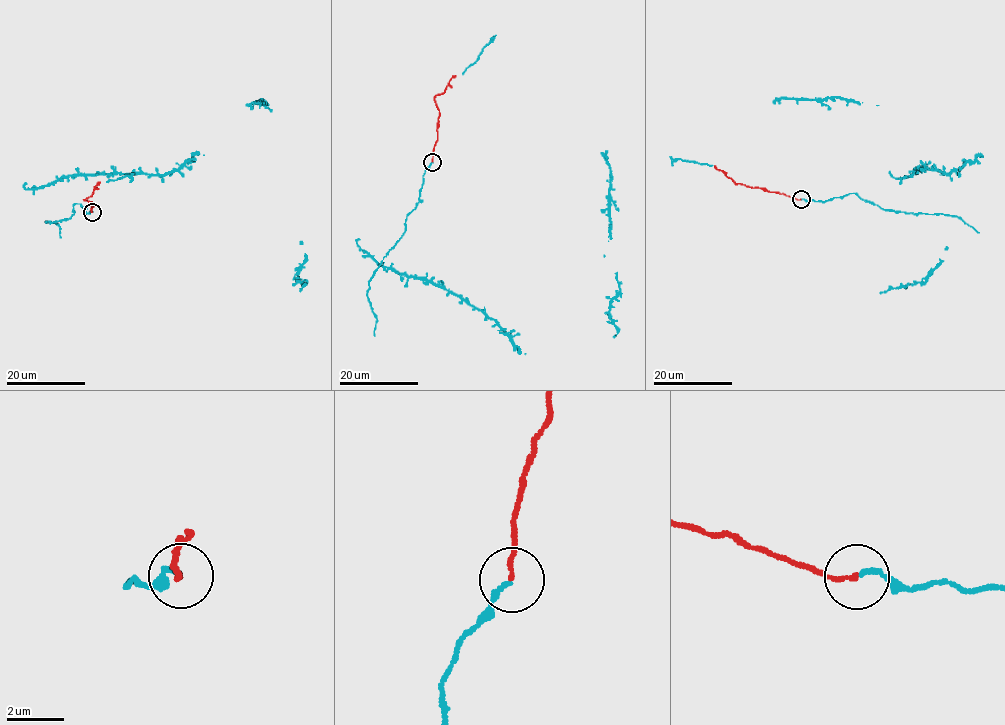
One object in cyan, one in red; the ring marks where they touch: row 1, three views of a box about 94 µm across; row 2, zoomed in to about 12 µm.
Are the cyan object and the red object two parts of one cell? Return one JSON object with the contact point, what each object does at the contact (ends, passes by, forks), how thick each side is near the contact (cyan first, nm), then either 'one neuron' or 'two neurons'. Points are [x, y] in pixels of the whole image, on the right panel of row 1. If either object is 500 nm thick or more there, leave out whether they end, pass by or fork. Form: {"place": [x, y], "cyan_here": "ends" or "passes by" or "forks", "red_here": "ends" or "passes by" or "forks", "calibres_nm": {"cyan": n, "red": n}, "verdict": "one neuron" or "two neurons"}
{"place": [801, 199], "cyan_here": "ends", "red_here": "ends", "calibres_nm": {"cyan": 170, "red": 140}, "verdict": "one neuron"}

